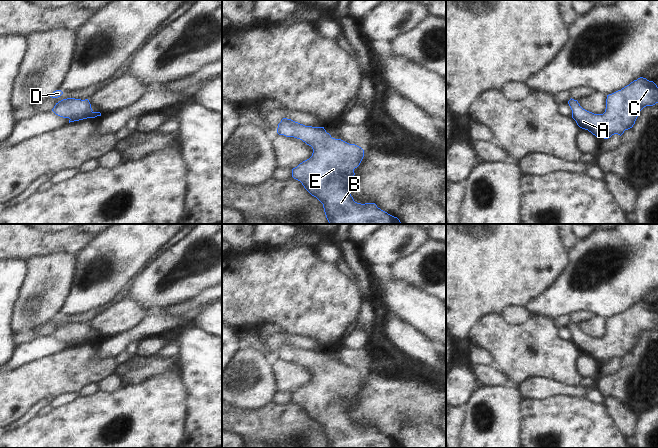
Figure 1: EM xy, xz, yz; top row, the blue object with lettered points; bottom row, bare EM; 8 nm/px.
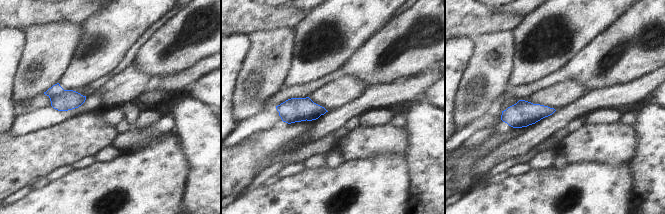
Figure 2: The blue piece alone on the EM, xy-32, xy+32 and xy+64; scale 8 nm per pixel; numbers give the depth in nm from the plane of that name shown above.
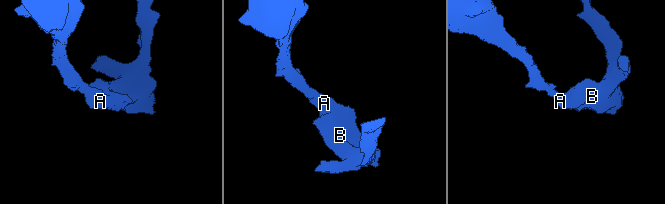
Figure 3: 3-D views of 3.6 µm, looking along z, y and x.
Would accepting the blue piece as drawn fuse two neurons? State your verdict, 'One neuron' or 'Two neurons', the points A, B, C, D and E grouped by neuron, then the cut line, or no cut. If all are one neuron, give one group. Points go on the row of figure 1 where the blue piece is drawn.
One neuron. Groups: A B C D E. No split.

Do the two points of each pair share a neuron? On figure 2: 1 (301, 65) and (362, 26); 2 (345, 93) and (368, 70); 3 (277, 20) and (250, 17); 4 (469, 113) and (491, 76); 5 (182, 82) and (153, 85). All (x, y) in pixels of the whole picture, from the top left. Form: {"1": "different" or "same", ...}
{"1": "same", "2": "different", "3": "same", "4": "same", "5": "same"}

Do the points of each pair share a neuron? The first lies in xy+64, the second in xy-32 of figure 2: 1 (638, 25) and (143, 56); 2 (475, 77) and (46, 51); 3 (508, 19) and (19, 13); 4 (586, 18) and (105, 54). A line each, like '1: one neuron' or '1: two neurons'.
1: one neuron
2: one neuron
3: one neuron
4: one neuron

